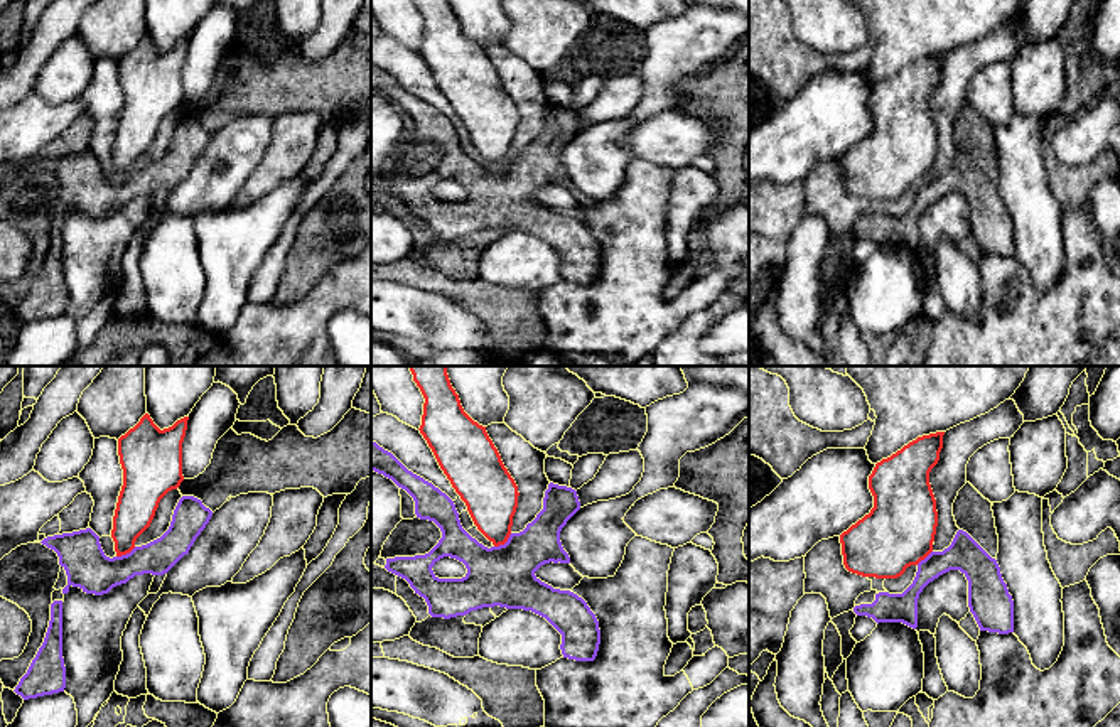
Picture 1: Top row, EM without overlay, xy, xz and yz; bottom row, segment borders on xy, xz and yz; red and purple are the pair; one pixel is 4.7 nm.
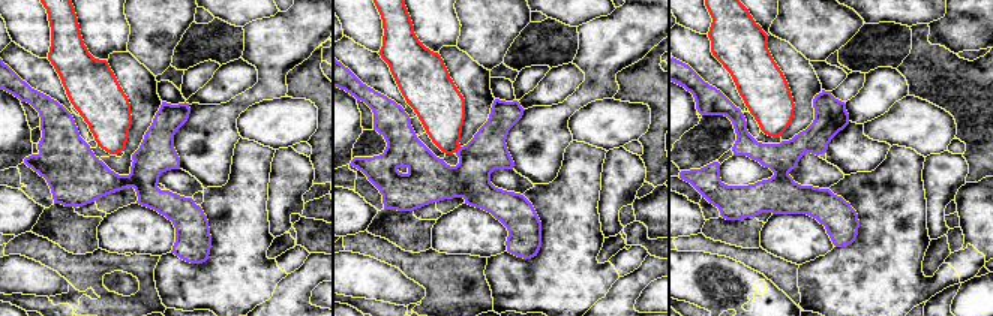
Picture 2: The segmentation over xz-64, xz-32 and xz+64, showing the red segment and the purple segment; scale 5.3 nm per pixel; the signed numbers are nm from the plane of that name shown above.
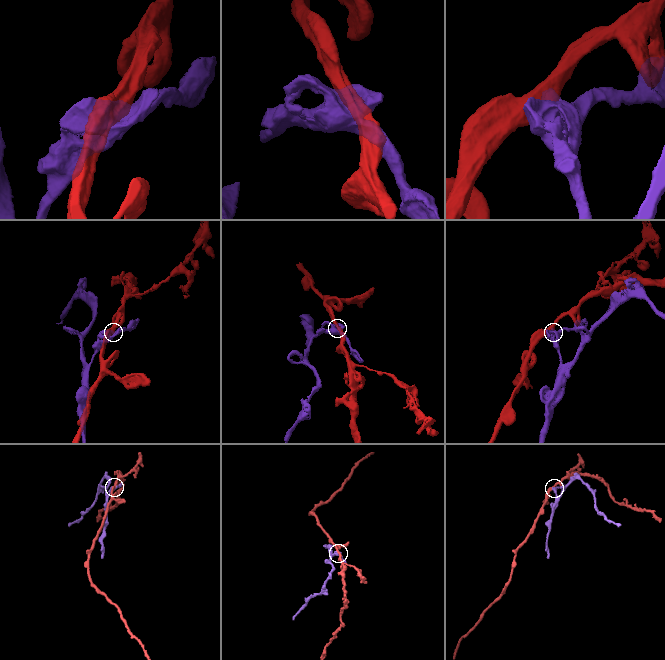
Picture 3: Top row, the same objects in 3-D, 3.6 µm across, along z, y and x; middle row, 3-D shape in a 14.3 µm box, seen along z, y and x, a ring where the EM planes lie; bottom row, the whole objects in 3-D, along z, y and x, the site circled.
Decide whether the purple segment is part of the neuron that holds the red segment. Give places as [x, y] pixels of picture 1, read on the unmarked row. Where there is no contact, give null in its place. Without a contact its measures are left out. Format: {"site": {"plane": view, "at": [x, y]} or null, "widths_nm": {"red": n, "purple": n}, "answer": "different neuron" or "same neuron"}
{"site": {"plane": "xz", "at": [503, 166]}, "widths_nm": {"red": 260, "purple": 300}, "answer": "different neuron"}

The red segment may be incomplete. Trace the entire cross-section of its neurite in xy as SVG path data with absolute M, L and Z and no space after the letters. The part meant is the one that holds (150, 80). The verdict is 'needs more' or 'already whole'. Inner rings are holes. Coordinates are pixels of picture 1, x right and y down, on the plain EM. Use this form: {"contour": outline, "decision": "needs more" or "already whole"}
{"contour": "M148 35L118 61L118 78L123 91L123 108L118 118L111 160L116 179L135 170L137 160L150 148L160 121L184 103L182 98L182 64L189 39L177 42L172 49L160 52Z", "decision": "already whole"}

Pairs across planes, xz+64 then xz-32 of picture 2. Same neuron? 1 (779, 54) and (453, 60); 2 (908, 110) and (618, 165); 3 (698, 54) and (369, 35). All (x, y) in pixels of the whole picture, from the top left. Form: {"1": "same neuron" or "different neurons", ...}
{"1": "same neuron", "2": "different neurons", "3": "different neurons"}

